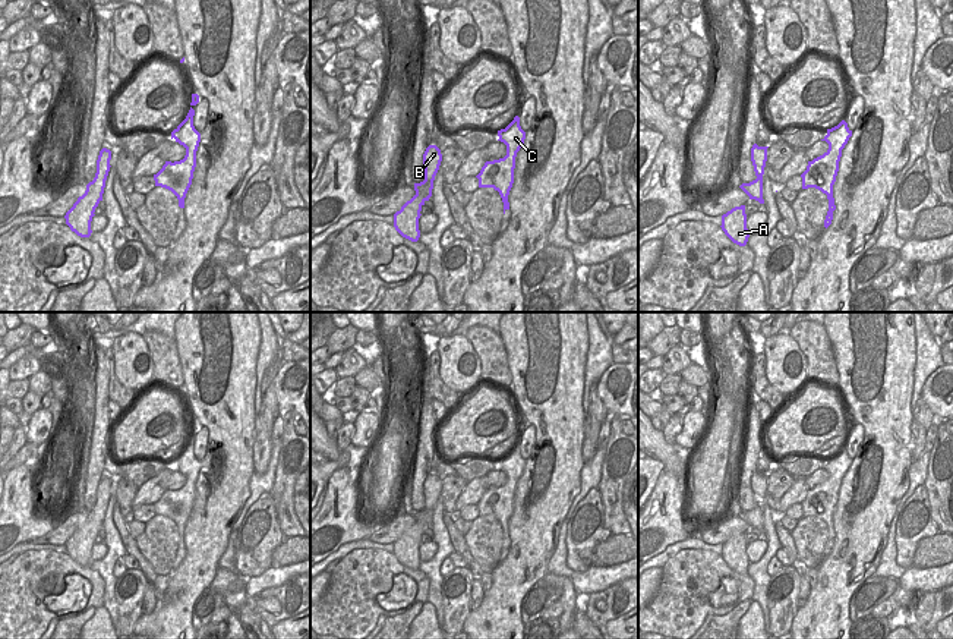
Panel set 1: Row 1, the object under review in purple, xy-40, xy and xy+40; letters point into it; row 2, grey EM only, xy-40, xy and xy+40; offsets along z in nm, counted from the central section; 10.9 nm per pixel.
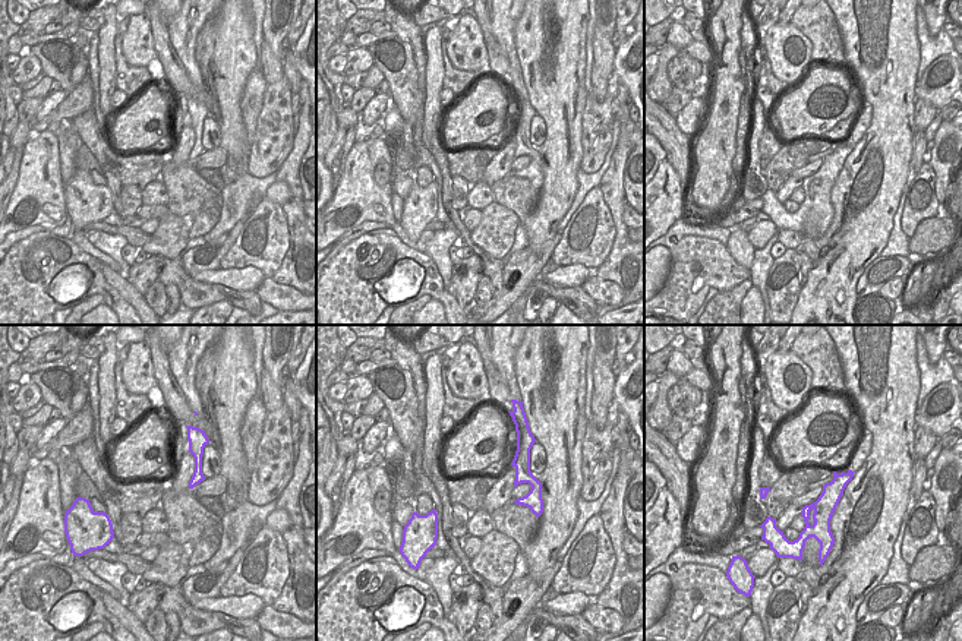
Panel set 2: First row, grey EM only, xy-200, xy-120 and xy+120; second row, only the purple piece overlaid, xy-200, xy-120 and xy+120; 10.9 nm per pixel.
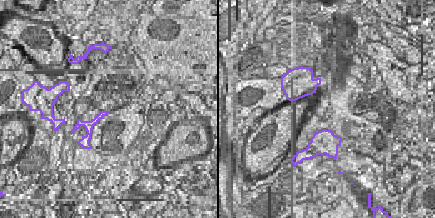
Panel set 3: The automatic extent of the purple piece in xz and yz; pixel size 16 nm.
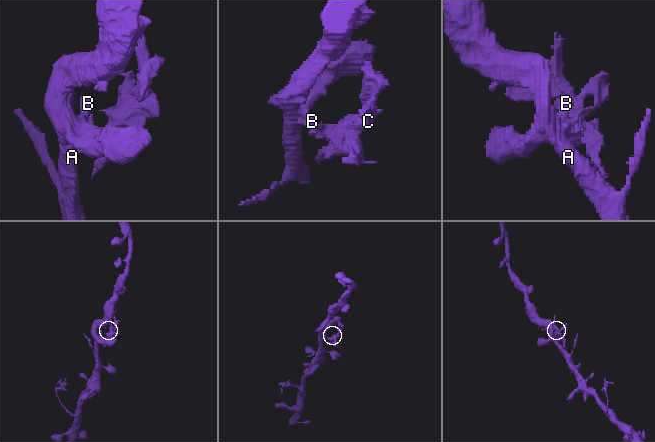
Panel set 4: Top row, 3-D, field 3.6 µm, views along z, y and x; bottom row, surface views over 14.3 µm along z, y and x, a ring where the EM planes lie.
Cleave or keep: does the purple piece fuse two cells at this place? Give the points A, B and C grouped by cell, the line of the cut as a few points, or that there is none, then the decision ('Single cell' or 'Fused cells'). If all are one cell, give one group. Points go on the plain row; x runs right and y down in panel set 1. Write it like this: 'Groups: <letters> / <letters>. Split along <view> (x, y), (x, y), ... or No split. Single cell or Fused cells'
Groups: A B / C. Split along xy (416, 521), (425, 521), (429, 525). Fused cells

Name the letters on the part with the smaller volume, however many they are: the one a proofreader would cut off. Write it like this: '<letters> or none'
C

